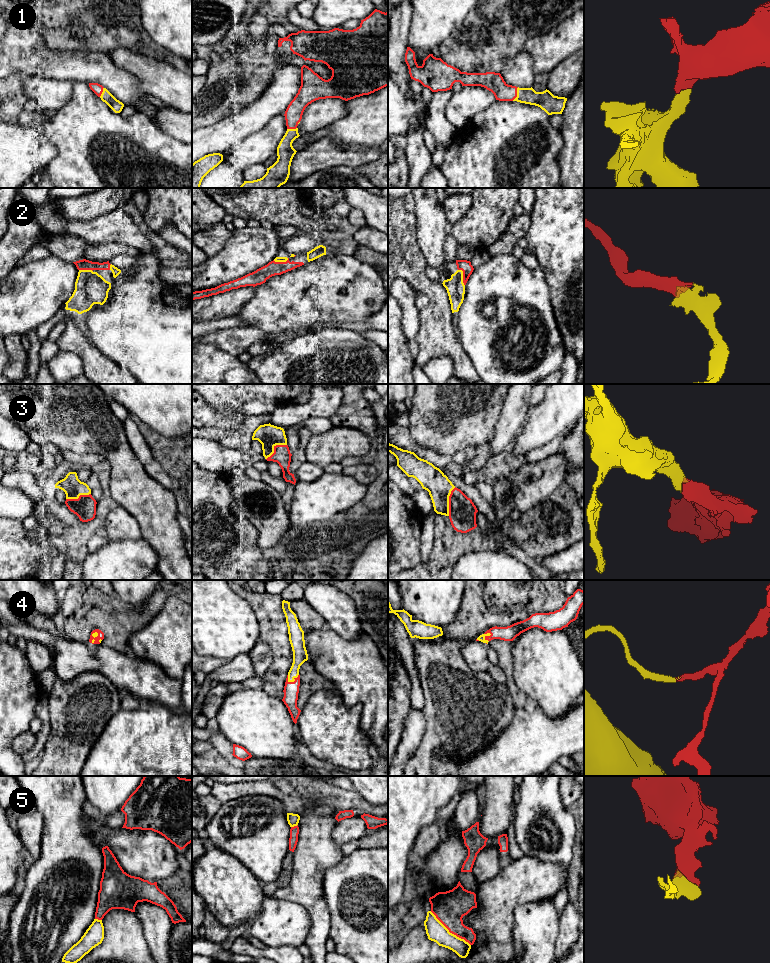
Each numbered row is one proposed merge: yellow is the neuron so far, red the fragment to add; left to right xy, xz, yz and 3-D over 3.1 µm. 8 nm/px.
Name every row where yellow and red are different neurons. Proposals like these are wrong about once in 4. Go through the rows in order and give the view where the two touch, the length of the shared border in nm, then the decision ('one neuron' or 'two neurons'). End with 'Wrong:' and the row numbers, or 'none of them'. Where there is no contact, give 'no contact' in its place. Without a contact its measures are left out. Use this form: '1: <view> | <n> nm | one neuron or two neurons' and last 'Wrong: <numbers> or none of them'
1: yz | 120 nm | one neuron
2: yz | 140 nm | one neuron
3: yz | 240 nm | one neuron
4: xz | 110 nm | one neuron
5: yz | 420 nm | two neurons
Wrong: 5

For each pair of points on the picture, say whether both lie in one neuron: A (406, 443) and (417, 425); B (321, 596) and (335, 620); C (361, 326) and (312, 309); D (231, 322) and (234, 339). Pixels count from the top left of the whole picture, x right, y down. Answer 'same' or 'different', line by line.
A: different
B: same
C: different
D: different

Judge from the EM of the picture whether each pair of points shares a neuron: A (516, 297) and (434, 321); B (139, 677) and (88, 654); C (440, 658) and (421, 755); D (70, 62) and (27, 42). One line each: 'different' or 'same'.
A: different
B: same
C: same
D: same

